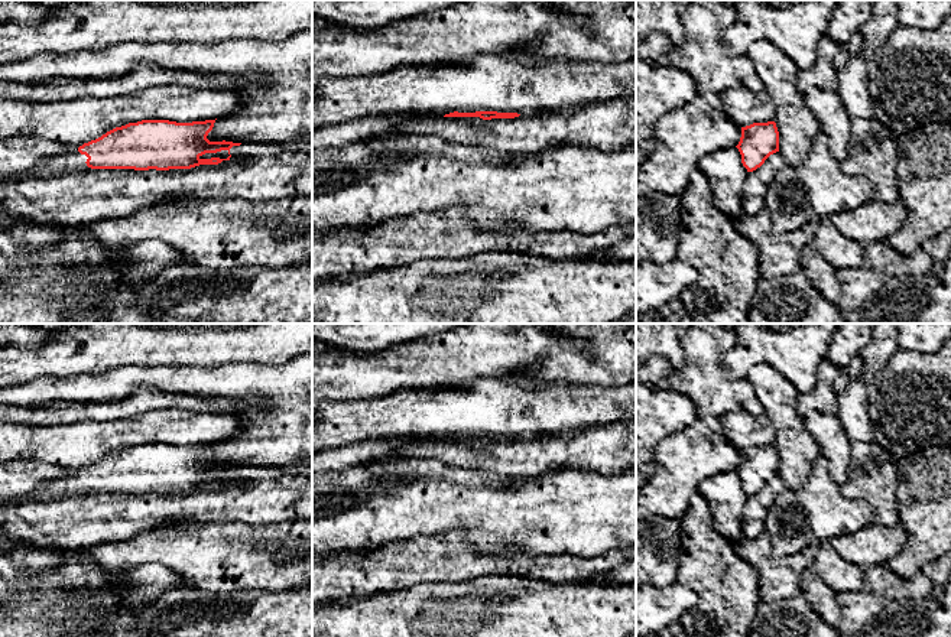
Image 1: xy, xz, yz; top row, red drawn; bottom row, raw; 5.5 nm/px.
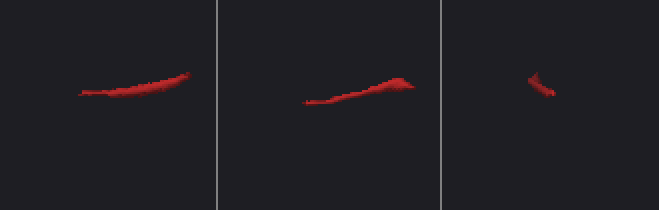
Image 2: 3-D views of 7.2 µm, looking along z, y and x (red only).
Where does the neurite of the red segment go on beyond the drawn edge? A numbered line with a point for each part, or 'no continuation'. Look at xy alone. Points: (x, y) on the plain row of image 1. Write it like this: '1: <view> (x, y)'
1: xy (71, 484)

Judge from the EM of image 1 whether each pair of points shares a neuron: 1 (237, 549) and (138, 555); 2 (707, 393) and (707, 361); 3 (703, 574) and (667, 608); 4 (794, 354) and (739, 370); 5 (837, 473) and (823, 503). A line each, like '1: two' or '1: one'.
1: one
2: one
3: two
4: one
5: two

